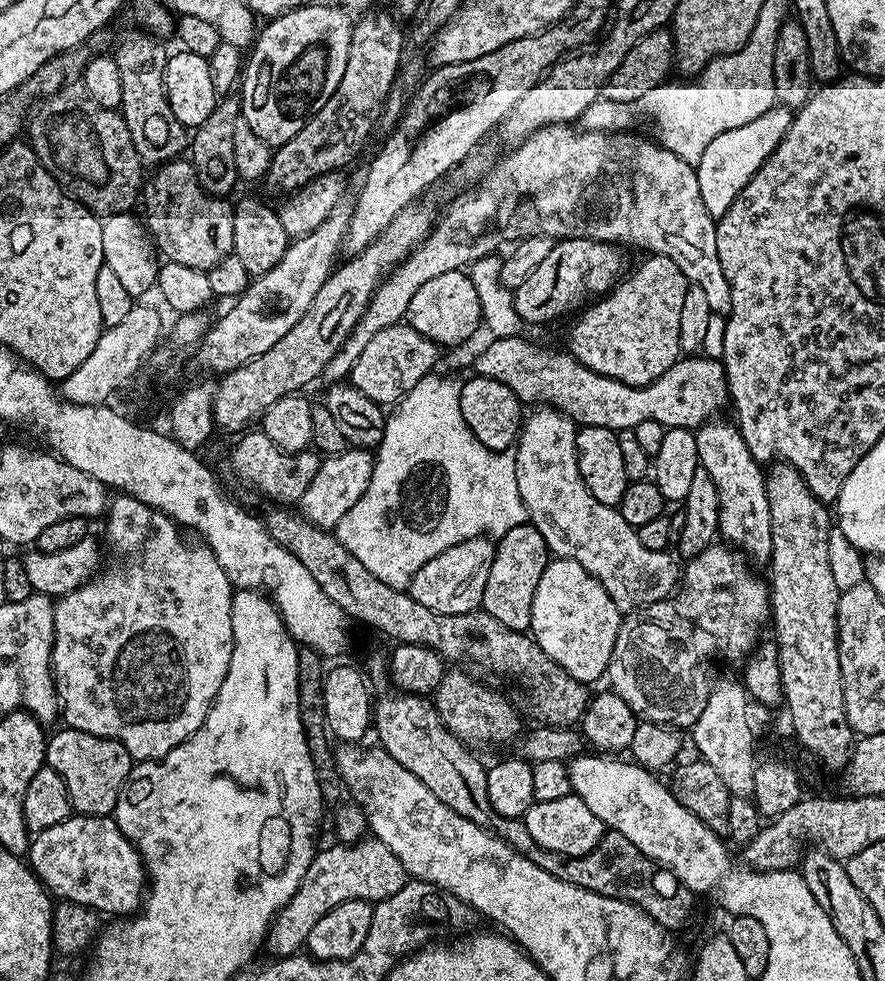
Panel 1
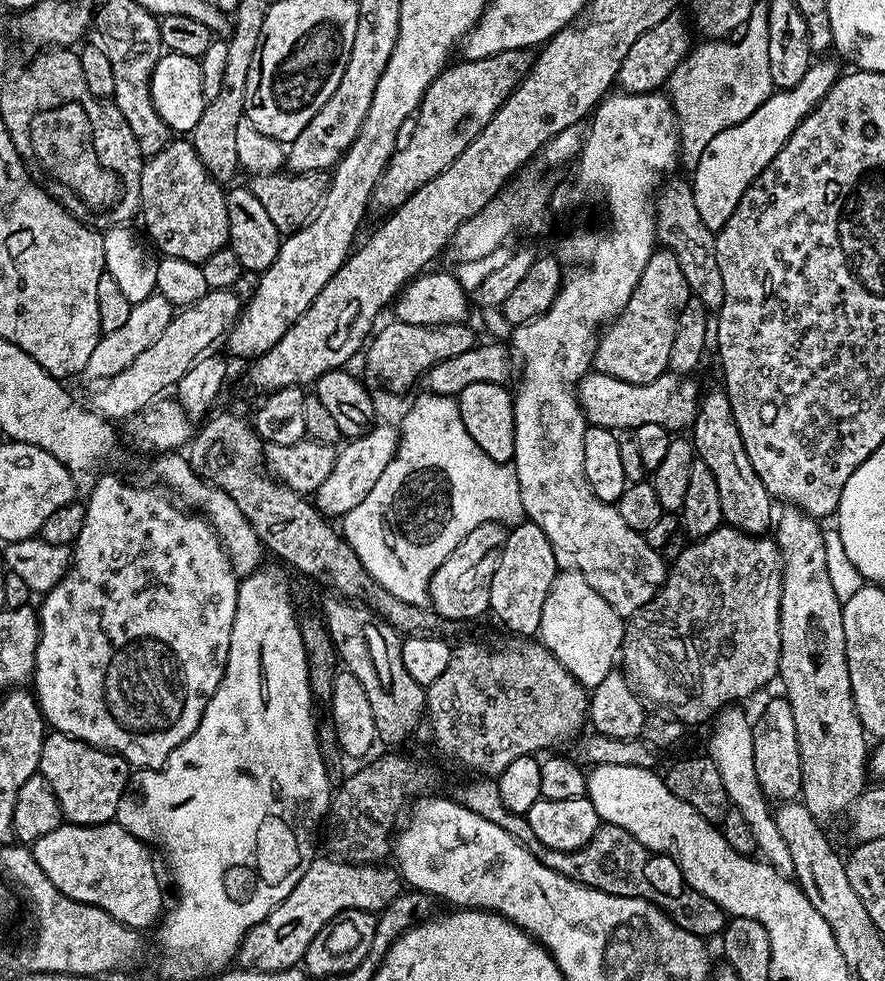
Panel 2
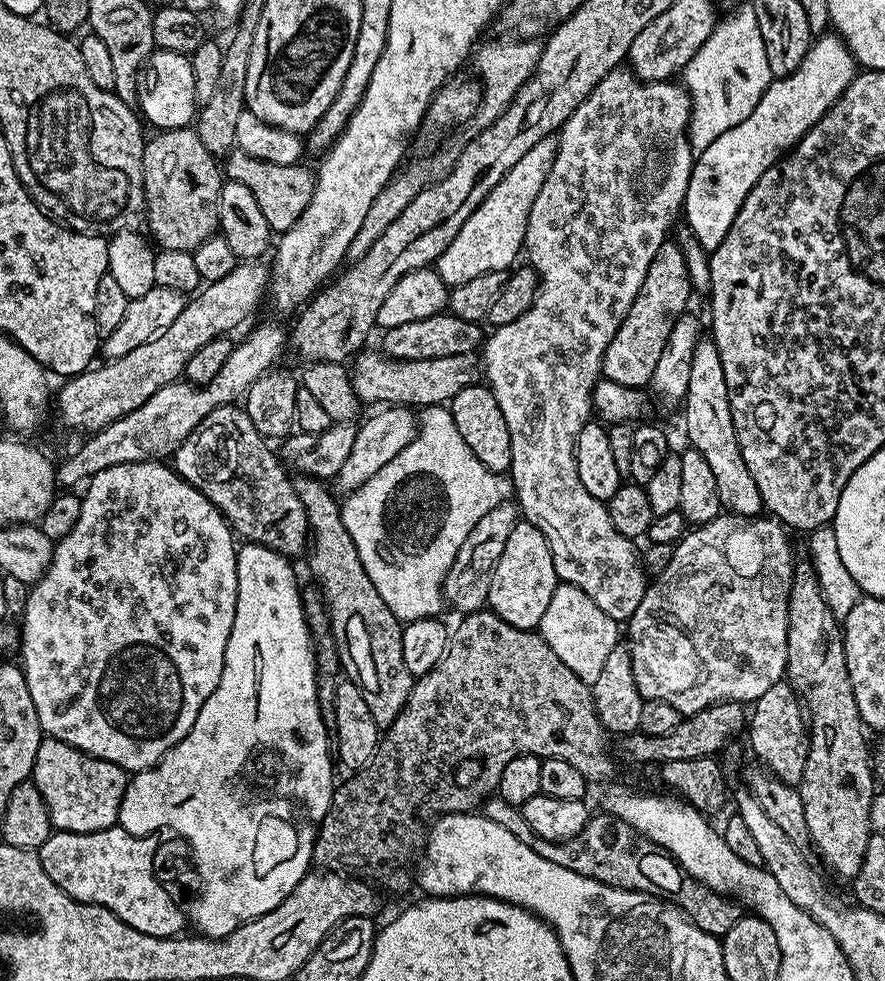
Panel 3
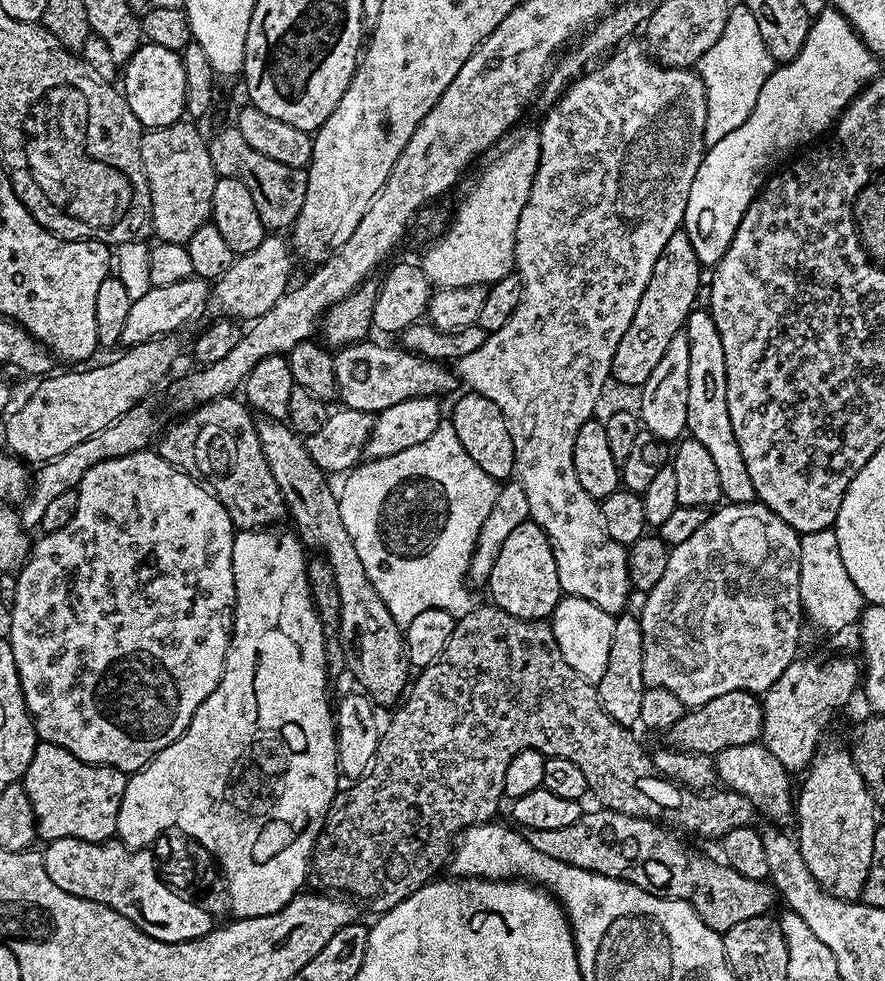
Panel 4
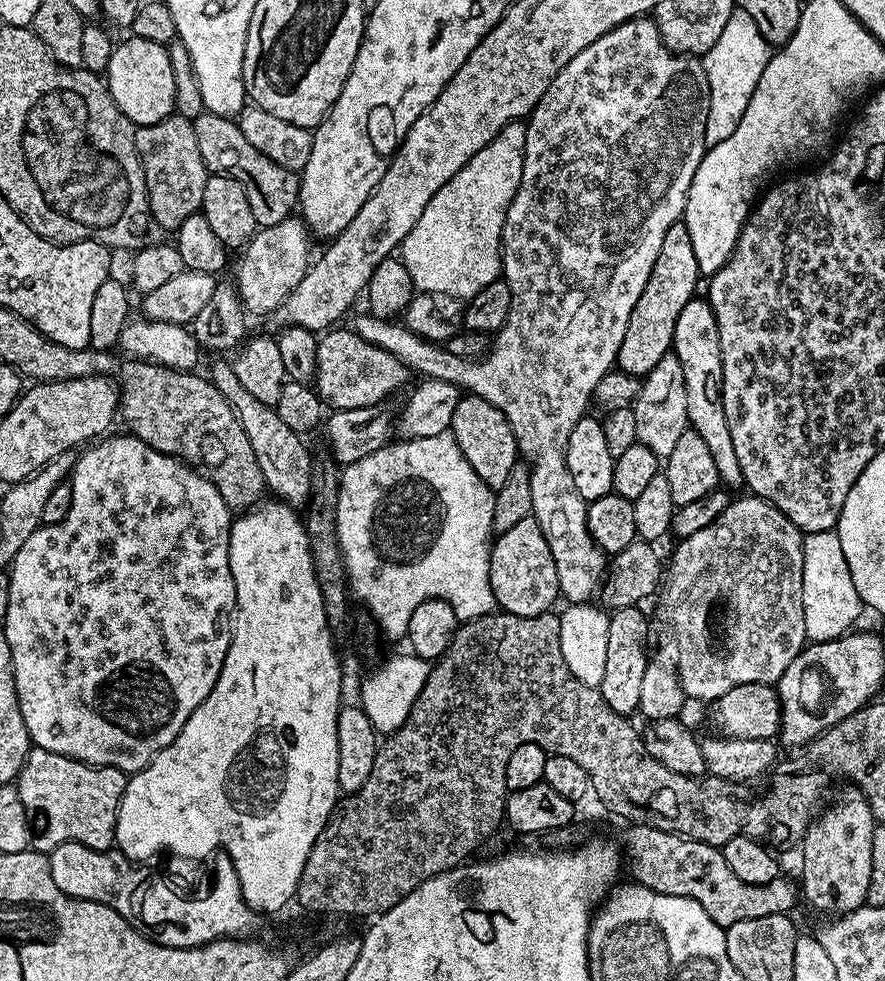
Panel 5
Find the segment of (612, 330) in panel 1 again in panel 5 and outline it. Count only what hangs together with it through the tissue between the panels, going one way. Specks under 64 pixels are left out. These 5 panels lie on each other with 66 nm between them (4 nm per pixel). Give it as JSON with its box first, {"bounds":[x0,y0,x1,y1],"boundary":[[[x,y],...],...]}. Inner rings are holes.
{"bounds":[615,222,698,378],"boundary":[[[678,222],[666,230],[666,238],[662,238],[662,250],[658,250],[658,262],[654,262],[654,270],[650,270],[650,278],[646,282],[646,290],[642,290],[642,298],[634,306],[630,314],[630,322],[626,326],[626,338],[622,338],[622,346],[616,355],[615,367],[619,371],[637,378],[648,375],[664,356],[669,355],[672,347],[674,326],[678,322],[678,314],[682,314],[682,306],[697,295],[696,280],[698,281],[698,262],[694,258],[694,246],[690,246],[690,230],[686,230],[683,222]]]}

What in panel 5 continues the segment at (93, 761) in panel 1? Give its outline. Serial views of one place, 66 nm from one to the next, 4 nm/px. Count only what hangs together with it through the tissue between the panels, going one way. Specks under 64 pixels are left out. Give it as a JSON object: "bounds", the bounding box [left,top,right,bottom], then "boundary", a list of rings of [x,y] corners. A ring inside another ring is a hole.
{"bounds":[15,747,129,854],"boundary":[[[33,747],[15,781],[18,794],[22,798],[22,806],[26,806],[28,822],[32,829],[31,847],[35,851],[47,854],[66,842],[78,842],[99,852],[109,851],[116,842],[116,815],[128,782],[129,777],[120,768],[83,764],[81,760],[54,754],[45,748]]]}

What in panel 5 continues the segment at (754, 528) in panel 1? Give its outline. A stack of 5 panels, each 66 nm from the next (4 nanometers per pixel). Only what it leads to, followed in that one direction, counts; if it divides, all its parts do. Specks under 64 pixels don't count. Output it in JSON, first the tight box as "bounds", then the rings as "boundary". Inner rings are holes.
{"bounds":[671,298,744,489],"boundary":[[[693,298],[686,302],[686,306],[682,306],[682,314],[678,314],[678,322],[674,326],[671,351],[684,367],[686,410],[691,431],[696,432],[698,438],[702,438],[702,442],[706,442],[706,447],[710,449],[714,466],[718,466],[720,484],[729,489],[741,487],[744,484],[742,466],[738,466],[734,442],[730,439],[730,428],[726,426],[726,410],[722,406],[722,350],[718,338],[718,322],[707,299]]]}

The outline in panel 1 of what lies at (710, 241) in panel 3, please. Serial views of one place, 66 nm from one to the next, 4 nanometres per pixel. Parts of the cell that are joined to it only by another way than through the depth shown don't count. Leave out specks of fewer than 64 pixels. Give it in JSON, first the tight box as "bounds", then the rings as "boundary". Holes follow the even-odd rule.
{"bounds":[694,106,793,218],"boundary":[[[774,106],[762,118],[754,118],[754,122],[746,122],[746,126],[738,126],[738,130],[726,130],[726,134],[718,134],[710,146],[706,146],[702,154],[702,162],[694,165],[699,189],[702,190],[703,205],[712,217],[719,218],[730,210],[730,206],[738,198],[750,178],[770,158],[770,154],[782,142],[788,127],[792,125],[793,113],[787,108]]]}

